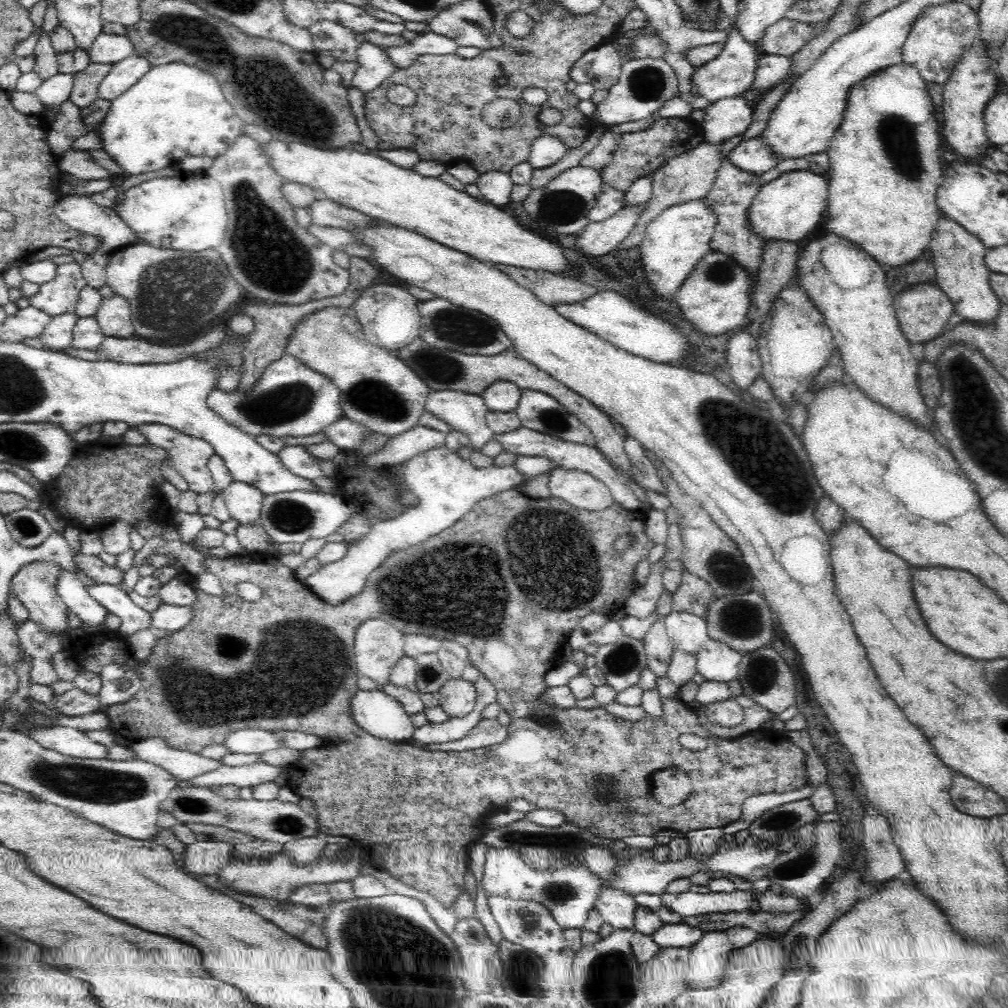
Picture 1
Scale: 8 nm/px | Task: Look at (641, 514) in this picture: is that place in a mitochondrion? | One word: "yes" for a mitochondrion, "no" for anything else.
no

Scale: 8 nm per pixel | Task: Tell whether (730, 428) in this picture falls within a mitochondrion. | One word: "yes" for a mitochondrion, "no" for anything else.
yes

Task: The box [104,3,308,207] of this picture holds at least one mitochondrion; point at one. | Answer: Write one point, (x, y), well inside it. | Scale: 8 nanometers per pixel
(188, 32)

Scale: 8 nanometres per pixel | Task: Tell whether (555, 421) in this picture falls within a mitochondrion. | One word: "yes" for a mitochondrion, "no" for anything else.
yes

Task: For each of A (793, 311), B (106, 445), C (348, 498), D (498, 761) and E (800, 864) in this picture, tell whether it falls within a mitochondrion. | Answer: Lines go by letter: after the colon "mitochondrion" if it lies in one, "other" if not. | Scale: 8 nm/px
A: other
B: other
C: other
D: other
E: mitochondrion

